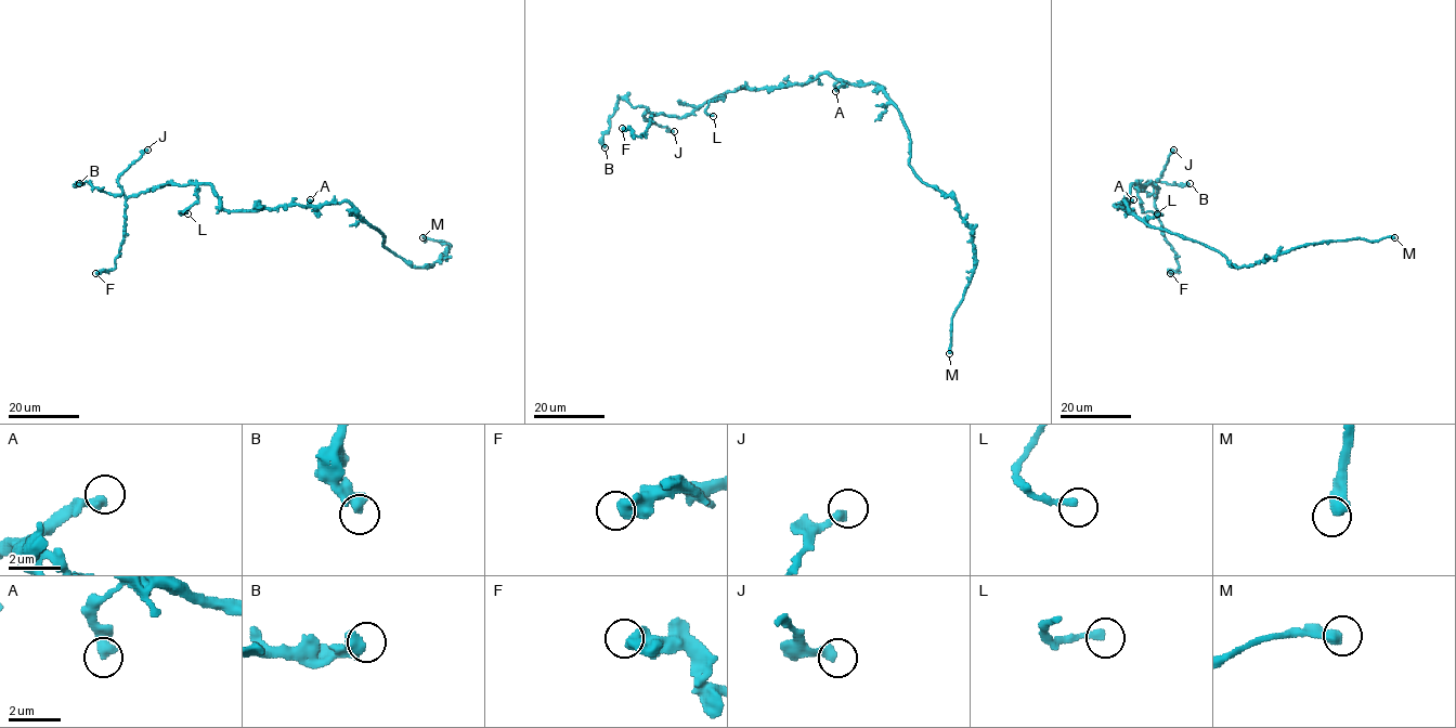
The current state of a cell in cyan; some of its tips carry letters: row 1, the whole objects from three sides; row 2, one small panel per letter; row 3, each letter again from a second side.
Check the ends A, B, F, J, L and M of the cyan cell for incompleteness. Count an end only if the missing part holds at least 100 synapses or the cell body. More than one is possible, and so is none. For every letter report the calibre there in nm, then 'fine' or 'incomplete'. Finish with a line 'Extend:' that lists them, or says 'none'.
A: 420 nm thick; fine
B: 460 nm thick; fine
F: 550 nm thick; fine
J: 360 nm thick; fine
L: 260 nm thick; fine
M: 460 nm thick; incomplete
Extend: M

